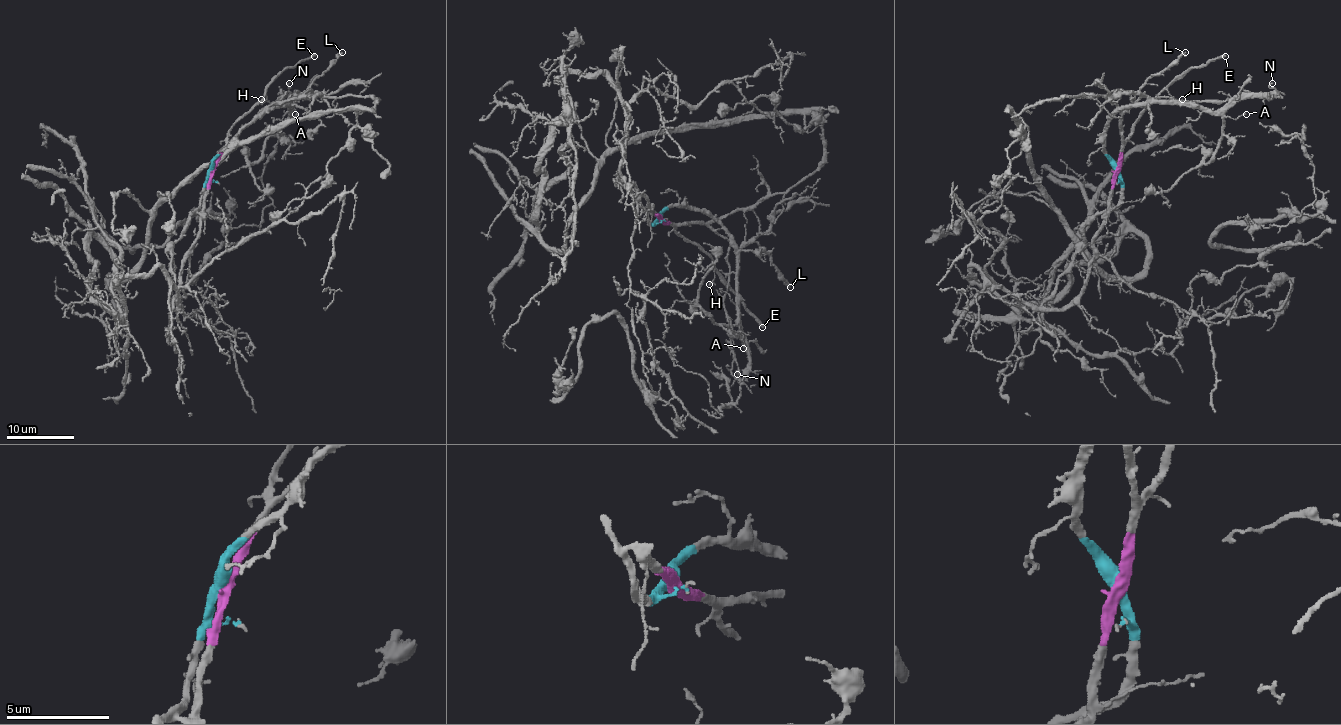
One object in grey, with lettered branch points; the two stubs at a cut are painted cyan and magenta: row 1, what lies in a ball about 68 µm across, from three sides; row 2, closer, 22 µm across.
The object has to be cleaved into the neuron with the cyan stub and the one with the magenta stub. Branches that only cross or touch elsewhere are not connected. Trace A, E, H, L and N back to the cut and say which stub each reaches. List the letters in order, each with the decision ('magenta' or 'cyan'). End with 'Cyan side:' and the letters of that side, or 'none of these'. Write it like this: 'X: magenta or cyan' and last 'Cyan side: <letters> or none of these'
A: cyan
E: magenta
H: magenta
L: cyan
N: cyan
Cyan side: A, L, N

